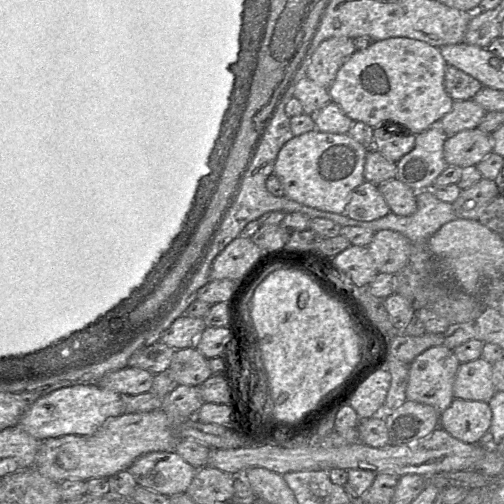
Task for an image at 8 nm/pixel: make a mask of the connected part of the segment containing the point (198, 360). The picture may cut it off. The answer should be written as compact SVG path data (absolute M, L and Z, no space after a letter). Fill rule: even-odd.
M195 347L174 350L169 372L178 385L198 386L212 376L208 359Z

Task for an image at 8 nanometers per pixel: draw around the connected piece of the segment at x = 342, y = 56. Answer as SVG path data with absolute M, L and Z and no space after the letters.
M339 36L322 41L310 59L306 77L320 86L329 87L339 69L356 51L354 39Z

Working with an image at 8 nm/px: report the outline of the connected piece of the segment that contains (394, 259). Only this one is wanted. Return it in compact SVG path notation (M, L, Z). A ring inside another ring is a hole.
M392 230L375 232L367 246L378 273L394 275L407 263L413 244L402 234Z

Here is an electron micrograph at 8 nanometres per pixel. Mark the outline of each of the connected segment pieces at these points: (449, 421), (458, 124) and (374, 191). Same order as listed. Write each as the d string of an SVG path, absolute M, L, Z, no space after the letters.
M456 399L440 413L439 426L467 444L478 444L489 431L492 410L487 402Z
M458 100L437 124L448 136L477 128L487 111L474 100Z
M367 181L351 192L345 209L345 214L350 219L363 222L377 220L390 212L378 185Z

